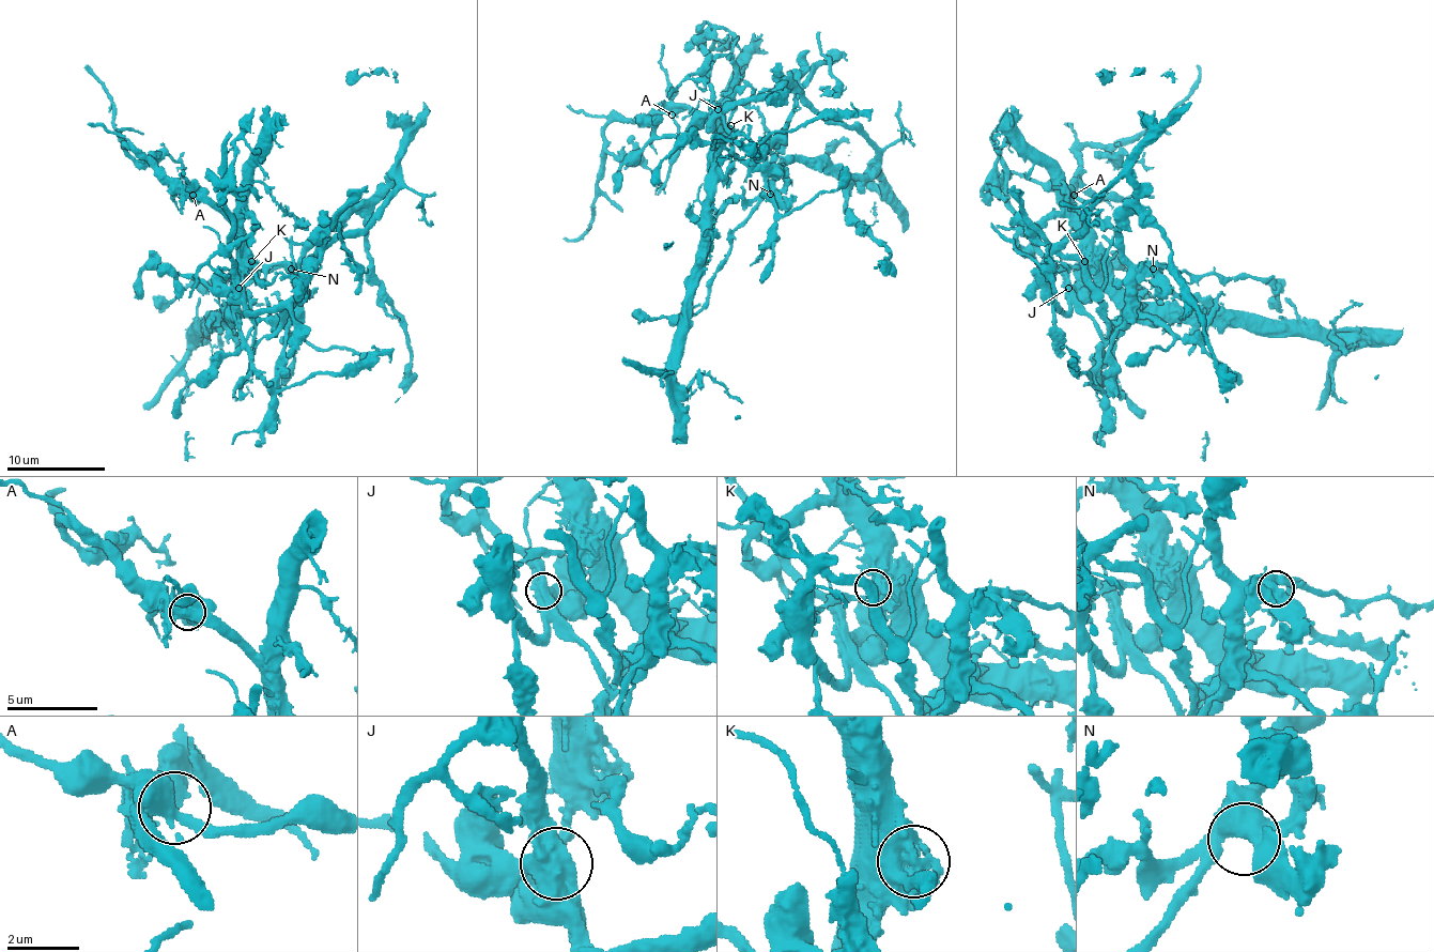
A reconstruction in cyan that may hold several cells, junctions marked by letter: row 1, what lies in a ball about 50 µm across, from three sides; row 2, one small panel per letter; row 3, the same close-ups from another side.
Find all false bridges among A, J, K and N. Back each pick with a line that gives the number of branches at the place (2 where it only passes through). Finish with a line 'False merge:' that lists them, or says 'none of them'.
J: 3 branches meet
False merge: J

